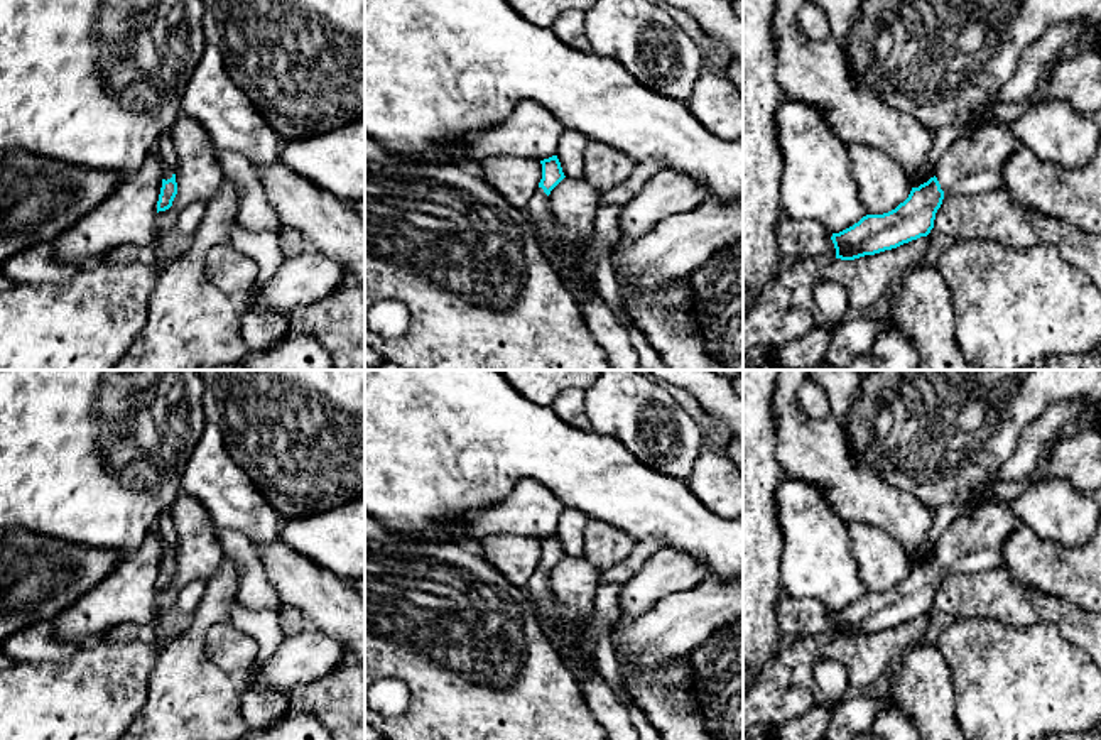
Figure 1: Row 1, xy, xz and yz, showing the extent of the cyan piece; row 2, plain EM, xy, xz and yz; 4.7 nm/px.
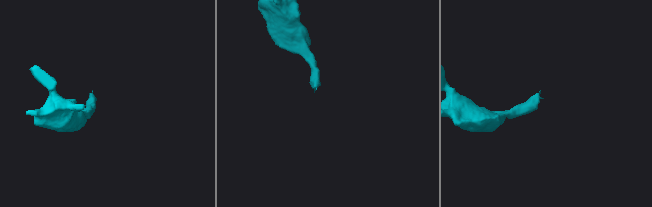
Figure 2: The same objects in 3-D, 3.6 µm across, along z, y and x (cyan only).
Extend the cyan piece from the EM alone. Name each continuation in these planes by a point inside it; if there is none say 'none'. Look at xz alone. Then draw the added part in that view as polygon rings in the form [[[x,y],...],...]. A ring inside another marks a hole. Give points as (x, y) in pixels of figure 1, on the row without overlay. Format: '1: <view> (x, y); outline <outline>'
1: xz (537, 587); outline [[[537,566],[525,590],[534,598],[537,608],[547,617],[549,622],[562,622],[564,612],[561,610],[559,603],[554,600],[550,593],[549,574],[544,571],[542,566]]]

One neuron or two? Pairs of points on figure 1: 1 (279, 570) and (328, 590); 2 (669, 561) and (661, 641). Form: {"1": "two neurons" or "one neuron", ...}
{"1": "one neuron", "2": "two neurons"}

